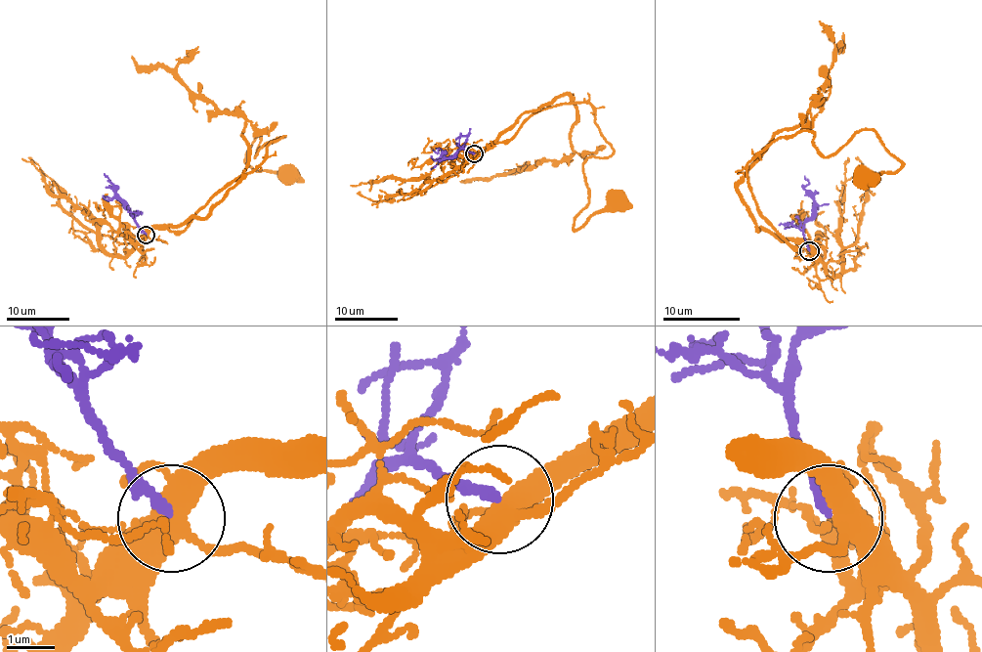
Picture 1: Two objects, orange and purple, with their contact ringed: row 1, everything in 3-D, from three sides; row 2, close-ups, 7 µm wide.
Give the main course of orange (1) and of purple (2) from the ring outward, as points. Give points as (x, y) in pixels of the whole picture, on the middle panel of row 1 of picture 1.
1: (475, 153), (511, 140), (544, 108), (586, 102), (614, 152), (583, 165), (588, 204), (574, 228), (632, 204)
2: (475, 153), (458, 150), (447, 157), (440, 150), (437, 152), (432, 150)

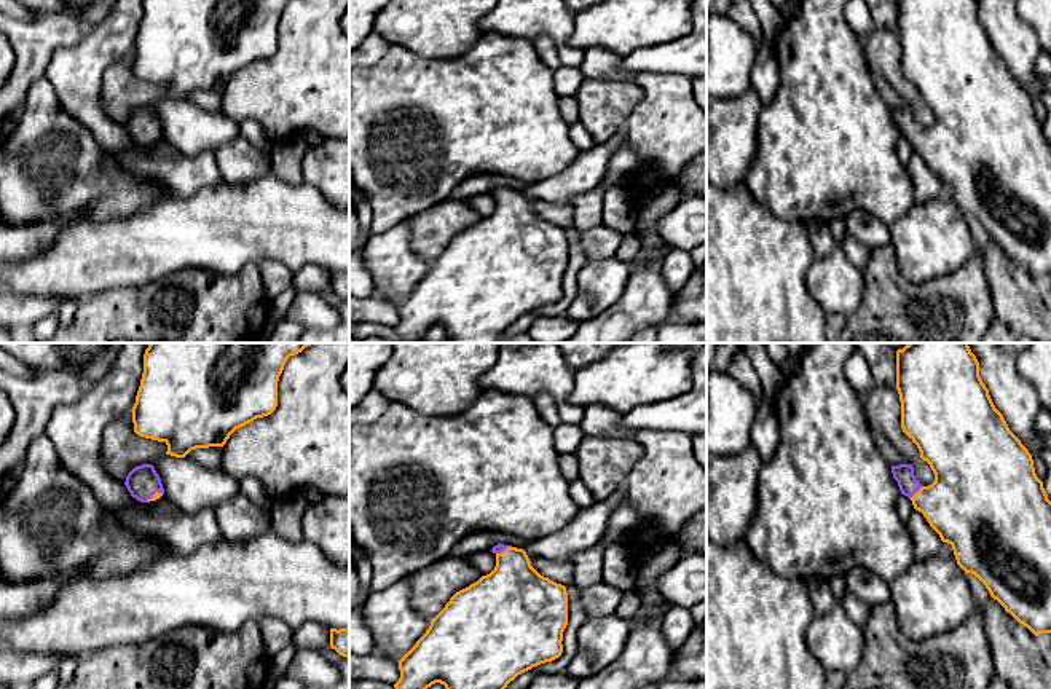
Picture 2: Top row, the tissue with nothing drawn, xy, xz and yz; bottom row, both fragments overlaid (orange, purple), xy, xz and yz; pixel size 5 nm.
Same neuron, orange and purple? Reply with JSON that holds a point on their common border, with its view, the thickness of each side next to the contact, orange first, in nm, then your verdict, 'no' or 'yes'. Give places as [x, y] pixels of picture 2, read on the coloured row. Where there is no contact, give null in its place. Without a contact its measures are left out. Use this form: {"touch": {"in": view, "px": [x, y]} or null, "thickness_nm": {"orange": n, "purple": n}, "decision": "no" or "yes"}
{"touch": {"in": "yz", "px": [917, 492]}, "thickness_nm": {"orange": 400, "purple": 100}, "decision": "yes"}

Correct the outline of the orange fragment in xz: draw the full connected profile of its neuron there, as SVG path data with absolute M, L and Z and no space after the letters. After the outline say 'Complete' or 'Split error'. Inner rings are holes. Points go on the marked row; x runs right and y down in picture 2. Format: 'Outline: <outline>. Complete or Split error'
Outline: M498 544L491 552L496 555L494 569L456 592L431 619L426 633L399 660L400 678L394 684L396 689L427 689L435 683L445 689L506 689L518 675L561 656L563 632L568 625L566 587L541 576L523 549Z. Split error

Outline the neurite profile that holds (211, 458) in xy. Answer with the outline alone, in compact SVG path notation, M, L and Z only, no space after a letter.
M222 447L196 448L191 450L185 458L198 463L203 467L220 470L222 453Z

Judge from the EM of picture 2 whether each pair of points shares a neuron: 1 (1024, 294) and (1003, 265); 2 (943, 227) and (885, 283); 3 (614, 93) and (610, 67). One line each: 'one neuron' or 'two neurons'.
1: one neuron
2: two neurons
3: two neurons

